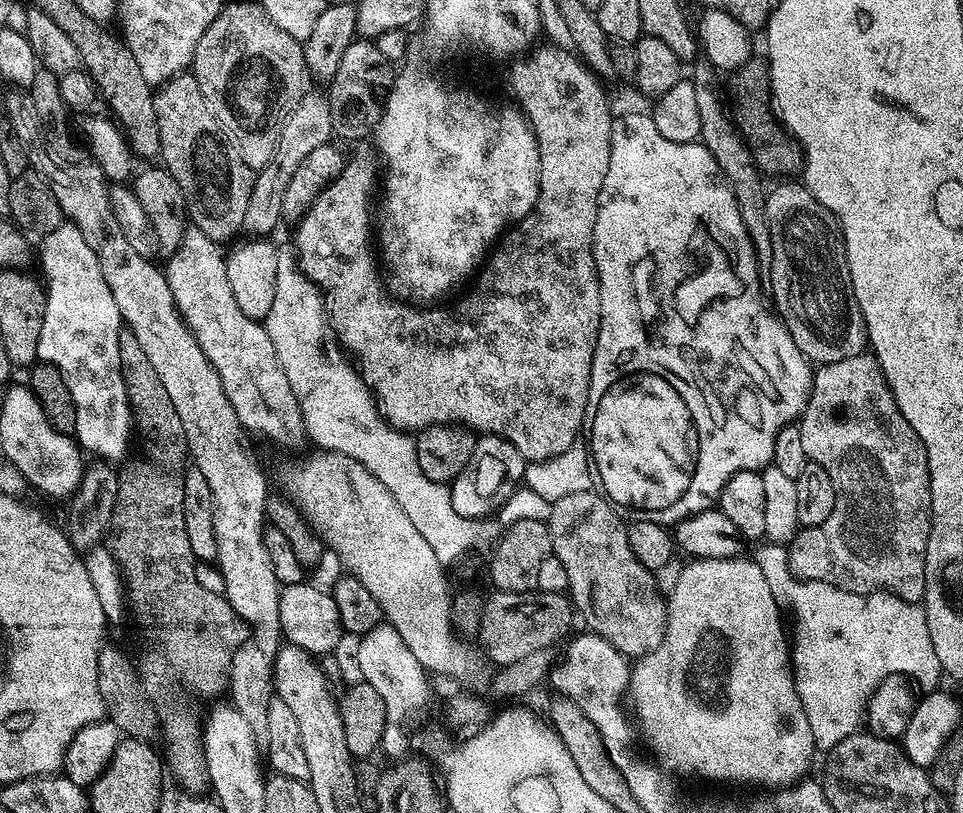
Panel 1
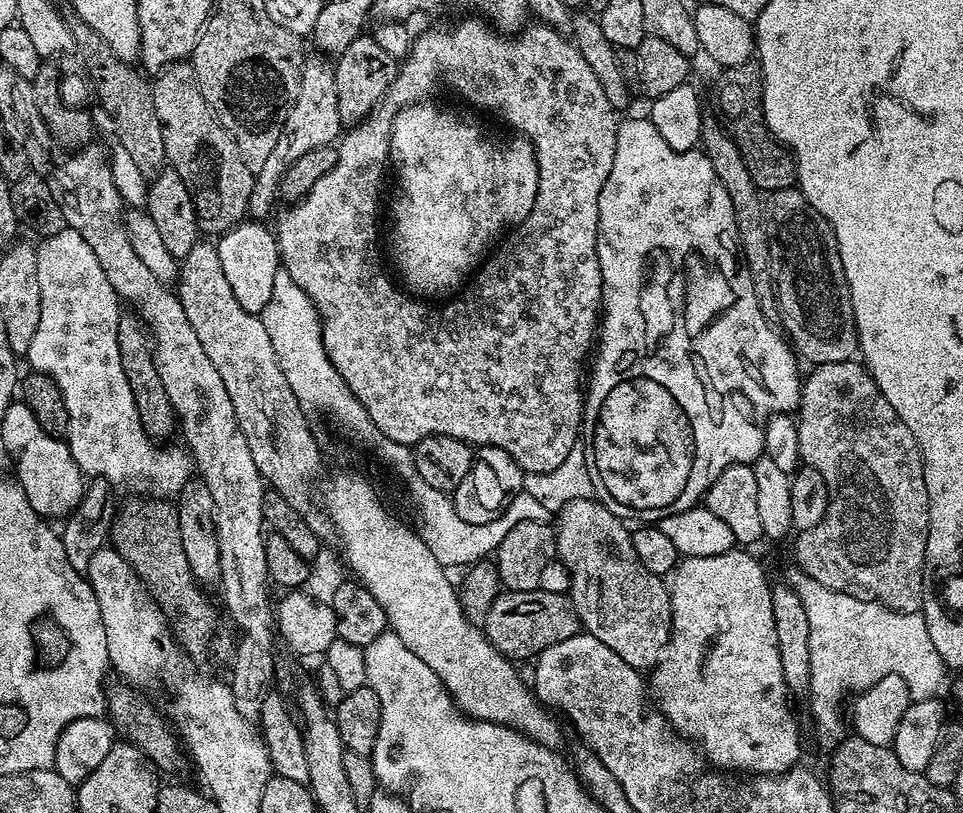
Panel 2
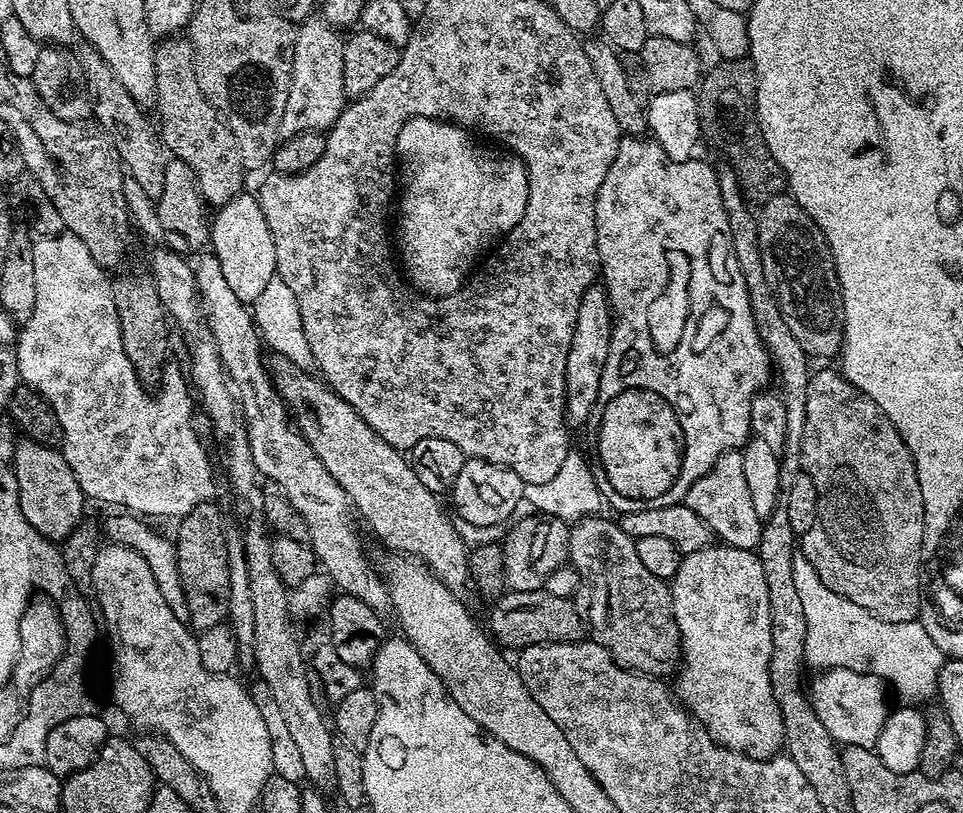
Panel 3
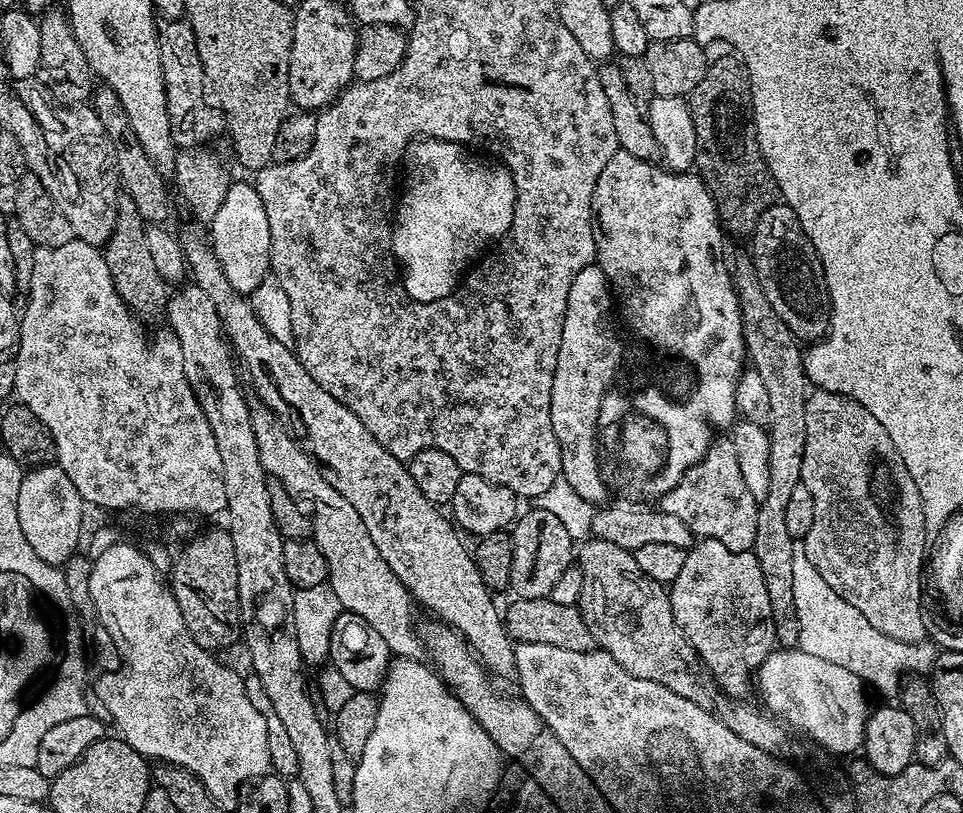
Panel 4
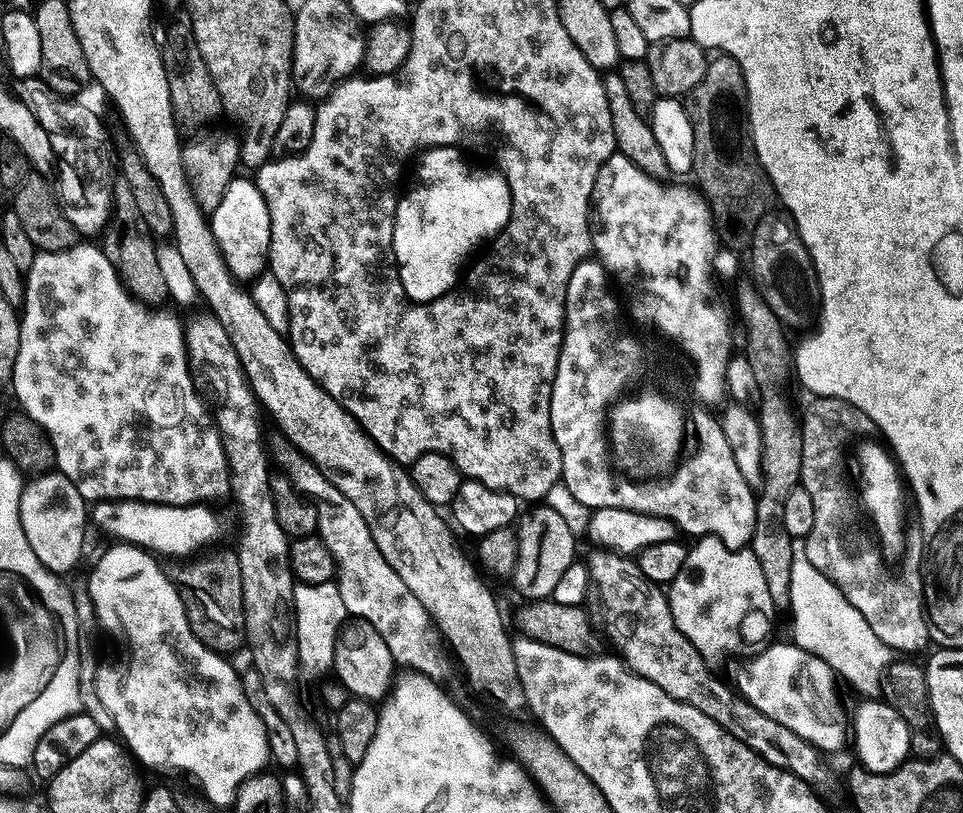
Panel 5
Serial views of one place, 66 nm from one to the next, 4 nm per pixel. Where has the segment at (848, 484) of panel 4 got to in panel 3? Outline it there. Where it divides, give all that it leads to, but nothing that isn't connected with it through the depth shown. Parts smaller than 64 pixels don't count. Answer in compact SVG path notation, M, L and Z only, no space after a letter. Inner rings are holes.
M820 368L808 377L808 389L806 390L806 426L802 430L802 450L800 451L800 466L804 473L814 482L814 490L818 490L818 514L814 518L814 526L806 530L798 540L799 551L814 566L818 578L834 594L862 606L870 614L882 618L891 624L915 620L920 615L922 592L920 596L920 572L922 576L922 557L926 552L924 542L924 503L922 502L922 486L918 486L918 474L916 463L910 454L910 450L904 444L904 437L898 429L886 418L882 409L872 401L862 390L854 387L843 372L832 368Z

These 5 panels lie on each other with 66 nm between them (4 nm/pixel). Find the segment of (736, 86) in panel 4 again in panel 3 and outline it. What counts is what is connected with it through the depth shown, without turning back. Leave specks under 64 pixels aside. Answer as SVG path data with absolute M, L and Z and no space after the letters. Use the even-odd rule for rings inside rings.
M748 58L721 59L717 63L703 73L696 92L703 143L717 148L728 159L727 167L740 180L745 200L763 202L781 195L786 188L784 173L778 162L774 162L756 117L756 68Z

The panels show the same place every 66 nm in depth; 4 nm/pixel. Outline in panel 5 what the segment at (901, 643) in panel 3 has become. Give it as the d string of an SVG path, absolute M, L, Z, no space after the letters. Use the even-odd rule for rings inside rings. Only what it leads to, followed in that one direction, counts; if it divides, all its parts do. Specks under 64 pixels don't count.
M802 546L792 549L790 562L790 602L792 607L791 639L802 650L826 662L837 677L853 684L864 698L881 695L884 670L892 663L892 649L880 641L878 634L870 630L870 622L858 614L858 610L838 590L838 586L826 574L819 572L806 559Z

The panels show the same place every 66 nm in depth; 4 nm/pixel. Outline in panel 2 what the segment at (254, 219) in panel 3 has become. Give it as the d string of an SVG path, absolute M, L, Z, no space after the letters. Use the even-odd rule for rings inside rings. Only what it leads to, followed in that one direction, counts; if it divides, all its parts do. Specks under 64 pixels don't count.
M241 222L235 228L229 228L215 241L218 262L222 262L222 274L226 274L226 282L230 282L230 290L234 290L234 298L238 298L238 306L247 312L263 313L274 292L274 274L282 267L280 263L280 247L276 245L276 237L271 227L260 222Z

